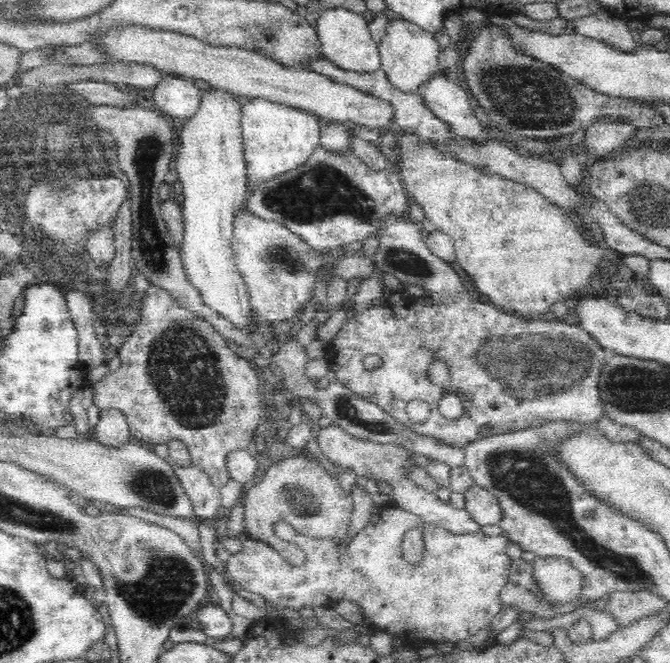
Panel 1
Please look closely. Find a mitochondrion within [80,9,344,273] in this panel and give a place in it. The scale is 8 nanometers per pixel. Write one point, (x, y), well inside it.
(147, 151)

